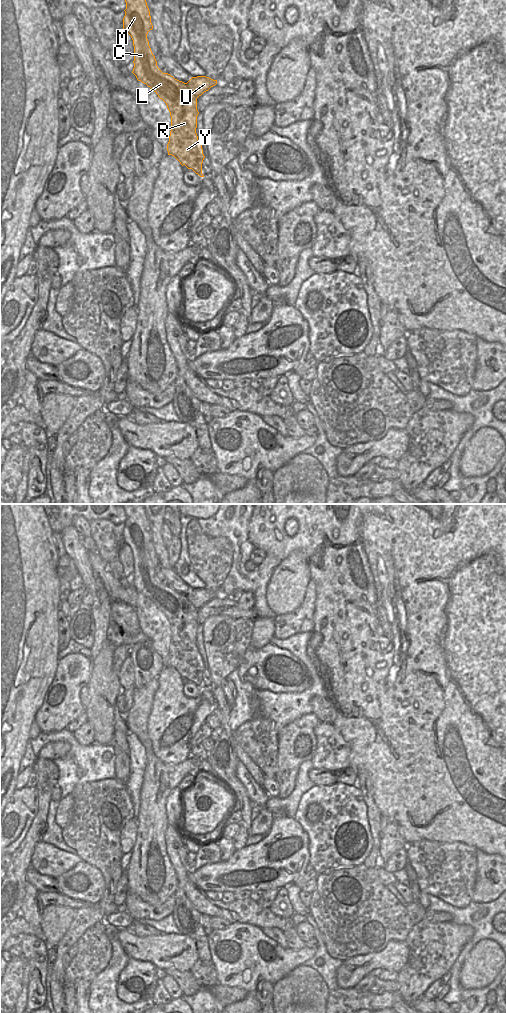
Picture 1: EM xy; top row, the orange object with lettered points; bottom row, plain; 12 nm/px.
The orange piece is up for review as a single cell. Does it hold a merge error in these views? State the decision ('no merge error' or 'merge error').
merge error

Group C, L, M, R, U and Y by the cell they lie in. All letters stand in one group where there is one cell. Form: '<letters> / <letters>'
C L M R Y / U

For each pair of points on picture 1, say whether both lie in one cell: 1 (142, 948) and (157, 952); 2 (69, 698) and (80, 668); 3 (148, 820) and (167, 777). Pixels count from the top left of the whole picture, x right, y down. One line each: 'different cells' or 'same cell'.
1: same cell
2: same cell
3: same cell

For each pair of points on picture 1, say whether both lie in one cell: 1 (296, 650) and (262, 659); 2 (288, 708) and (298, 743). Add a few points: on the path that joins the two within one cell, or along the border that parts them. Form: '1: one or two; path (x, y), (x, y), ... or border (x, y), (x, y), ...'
1: two; border (270, 642), (289, 650), (308, 666)
2: two; border (311, 712), (292, 720), (278, 732)

